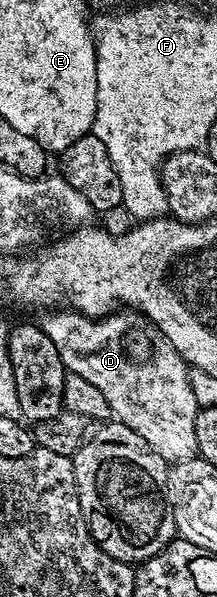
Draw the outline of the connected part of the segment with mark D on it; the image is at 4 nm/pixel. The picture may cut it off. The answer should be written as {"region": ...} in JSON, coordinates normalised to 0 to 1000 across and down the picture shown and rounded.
{"region":[[[221,519],[180,531],[194,554],[249,573],[300,618],[396,635],[488,667],[512,695],[618,727],[636,727],[779,779],[857,774],[912,764],[903,693],[912,678],[866,638],[871,611],[783,580],[765,564],[700,548],[650,526],[604,519],[539,519],[507,529],[429,533],[327,519]]]}

